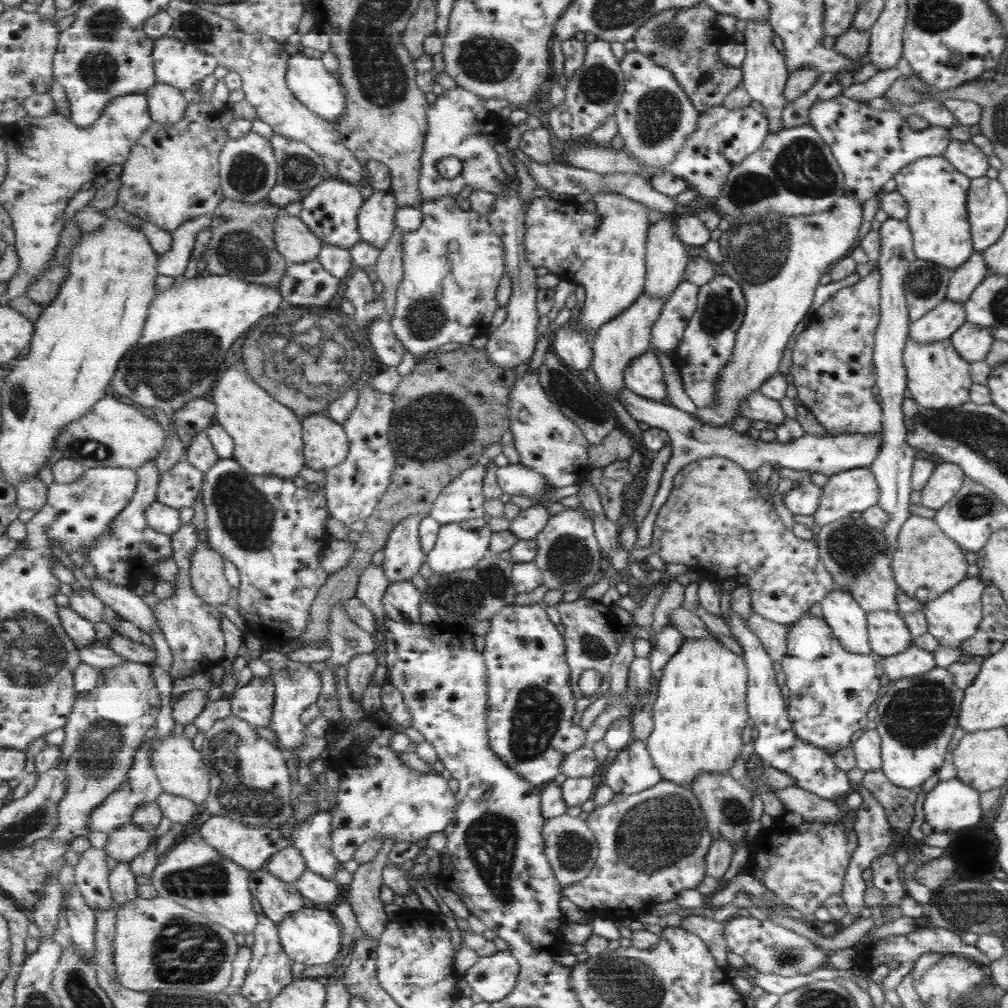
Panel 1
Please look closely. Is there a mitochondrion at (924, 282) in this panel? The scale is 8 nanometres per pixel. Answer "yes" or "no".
yes

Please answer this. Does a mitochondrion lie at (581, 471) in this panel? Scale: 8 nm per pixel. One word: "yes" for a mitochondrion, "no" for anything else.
no

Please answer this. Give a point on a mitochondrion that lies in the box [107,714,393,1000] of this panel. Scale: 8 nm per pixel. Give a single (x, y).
(186, 953)

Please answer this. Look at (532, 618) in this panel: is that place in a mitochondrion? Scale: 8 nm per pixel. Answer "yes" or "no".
no

